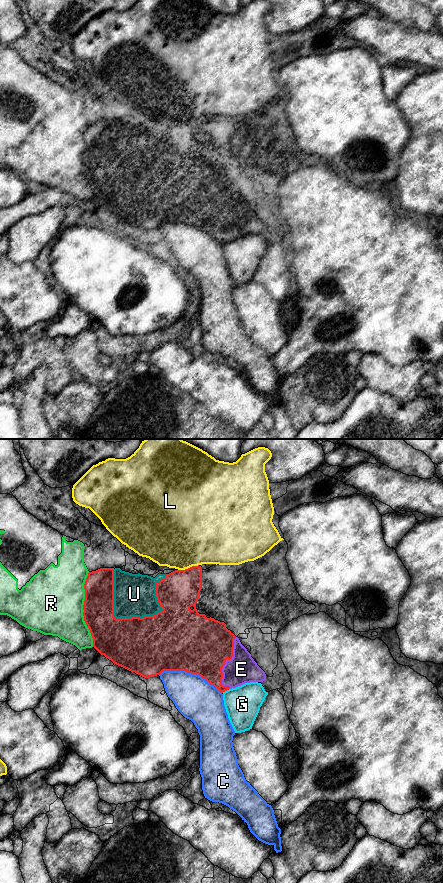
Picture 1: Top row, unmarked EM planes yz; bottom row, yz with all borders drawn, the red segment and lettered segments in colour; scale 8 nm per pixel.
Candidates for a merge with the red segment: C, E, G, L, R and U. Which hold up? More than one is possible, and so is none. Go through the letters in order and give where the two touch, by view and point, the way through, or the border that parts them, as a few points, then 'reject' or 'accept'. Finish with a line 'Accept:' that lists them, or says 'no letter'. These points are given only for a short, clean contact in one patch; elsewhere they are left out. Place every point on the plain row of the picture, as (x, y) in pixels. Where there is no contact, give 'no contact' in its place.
C: yz (191, 225) | reject
E: yz (224, 215) | accept
G: yz (225, 242) | along yz (229, 240), (222, 244) | reject
L: yz (188, 120) | along yz (198, 116), (178, 122) | reject
R: yz (83, 161) | reject
U: yz (157, 165) | accept
Accept: E, U

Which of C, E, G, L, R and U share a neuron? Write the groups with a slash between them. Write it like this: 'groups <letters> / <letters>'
groups C / E U / G / L / R

